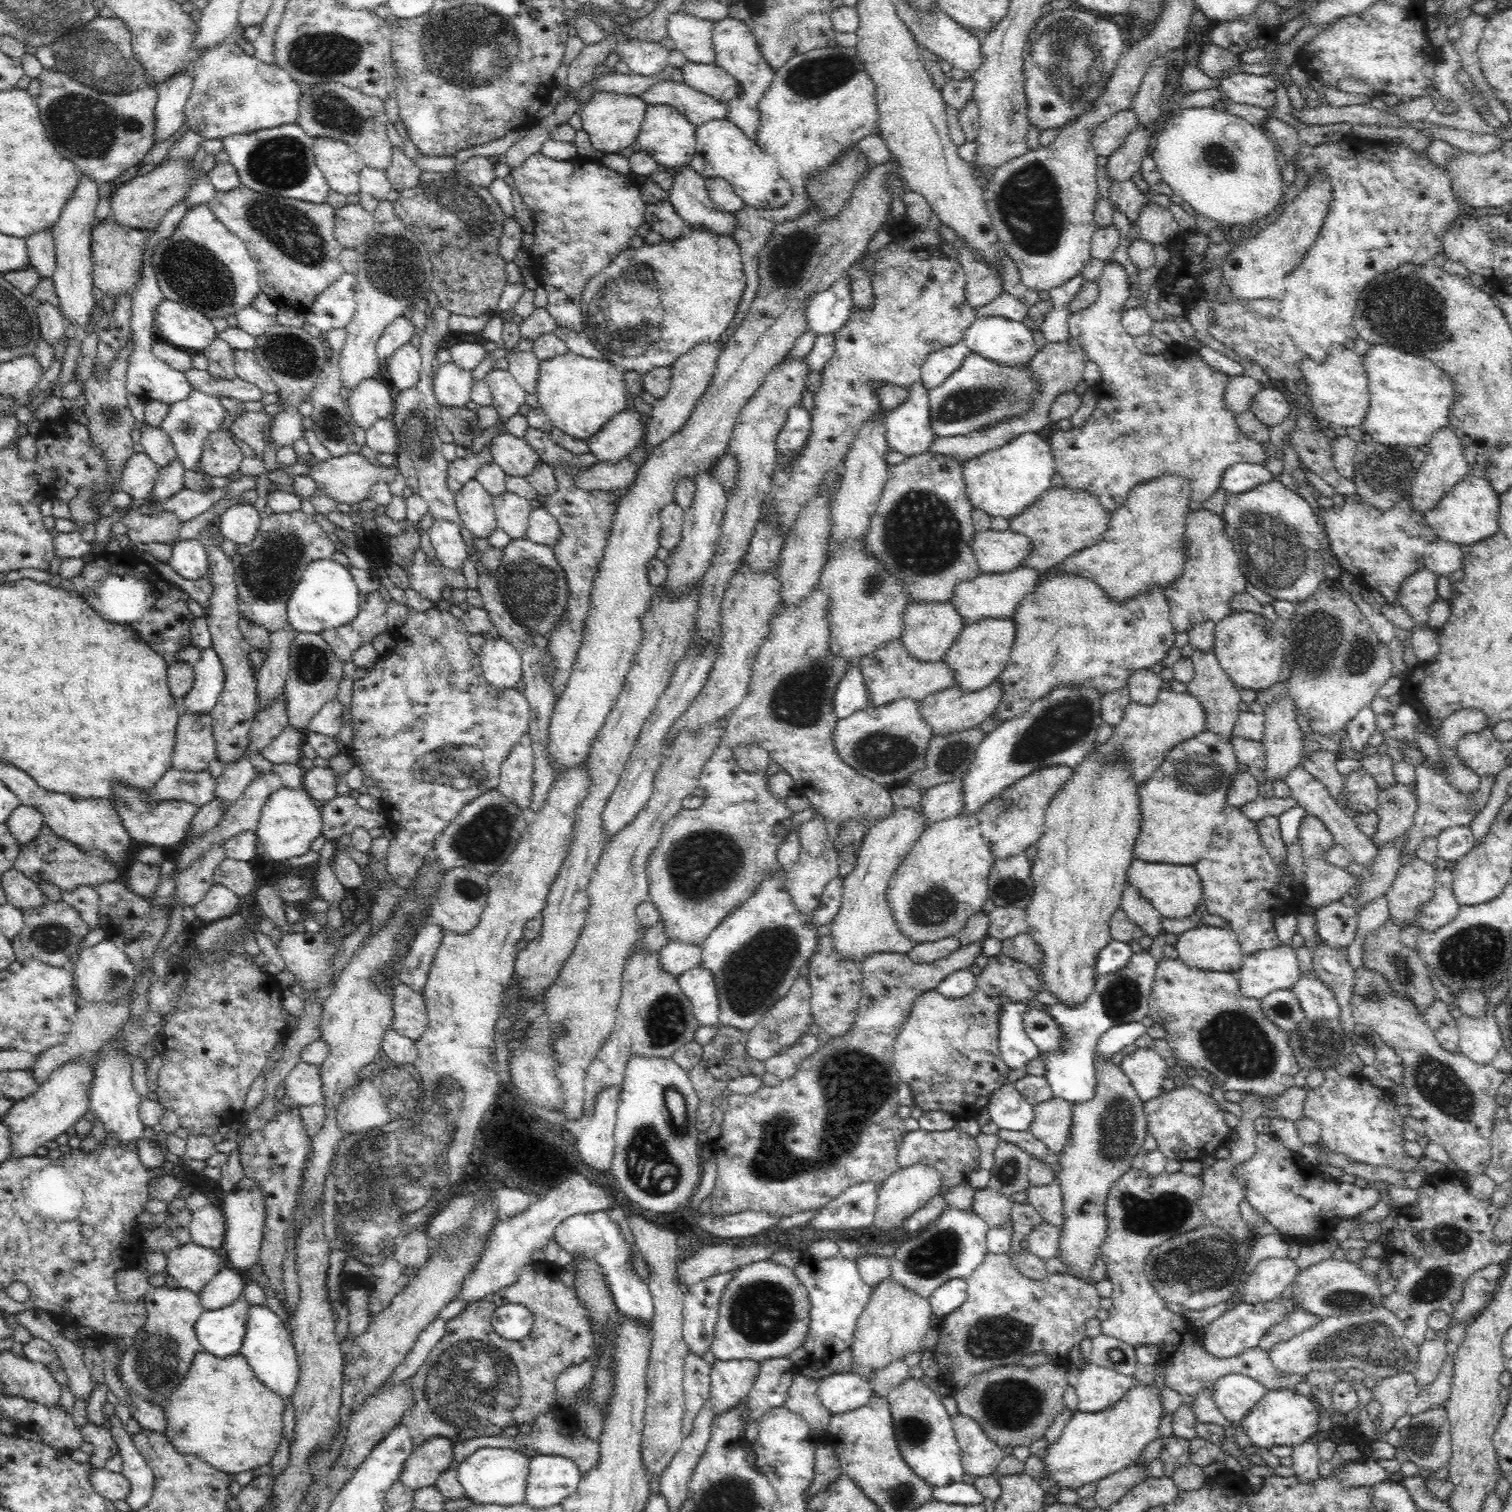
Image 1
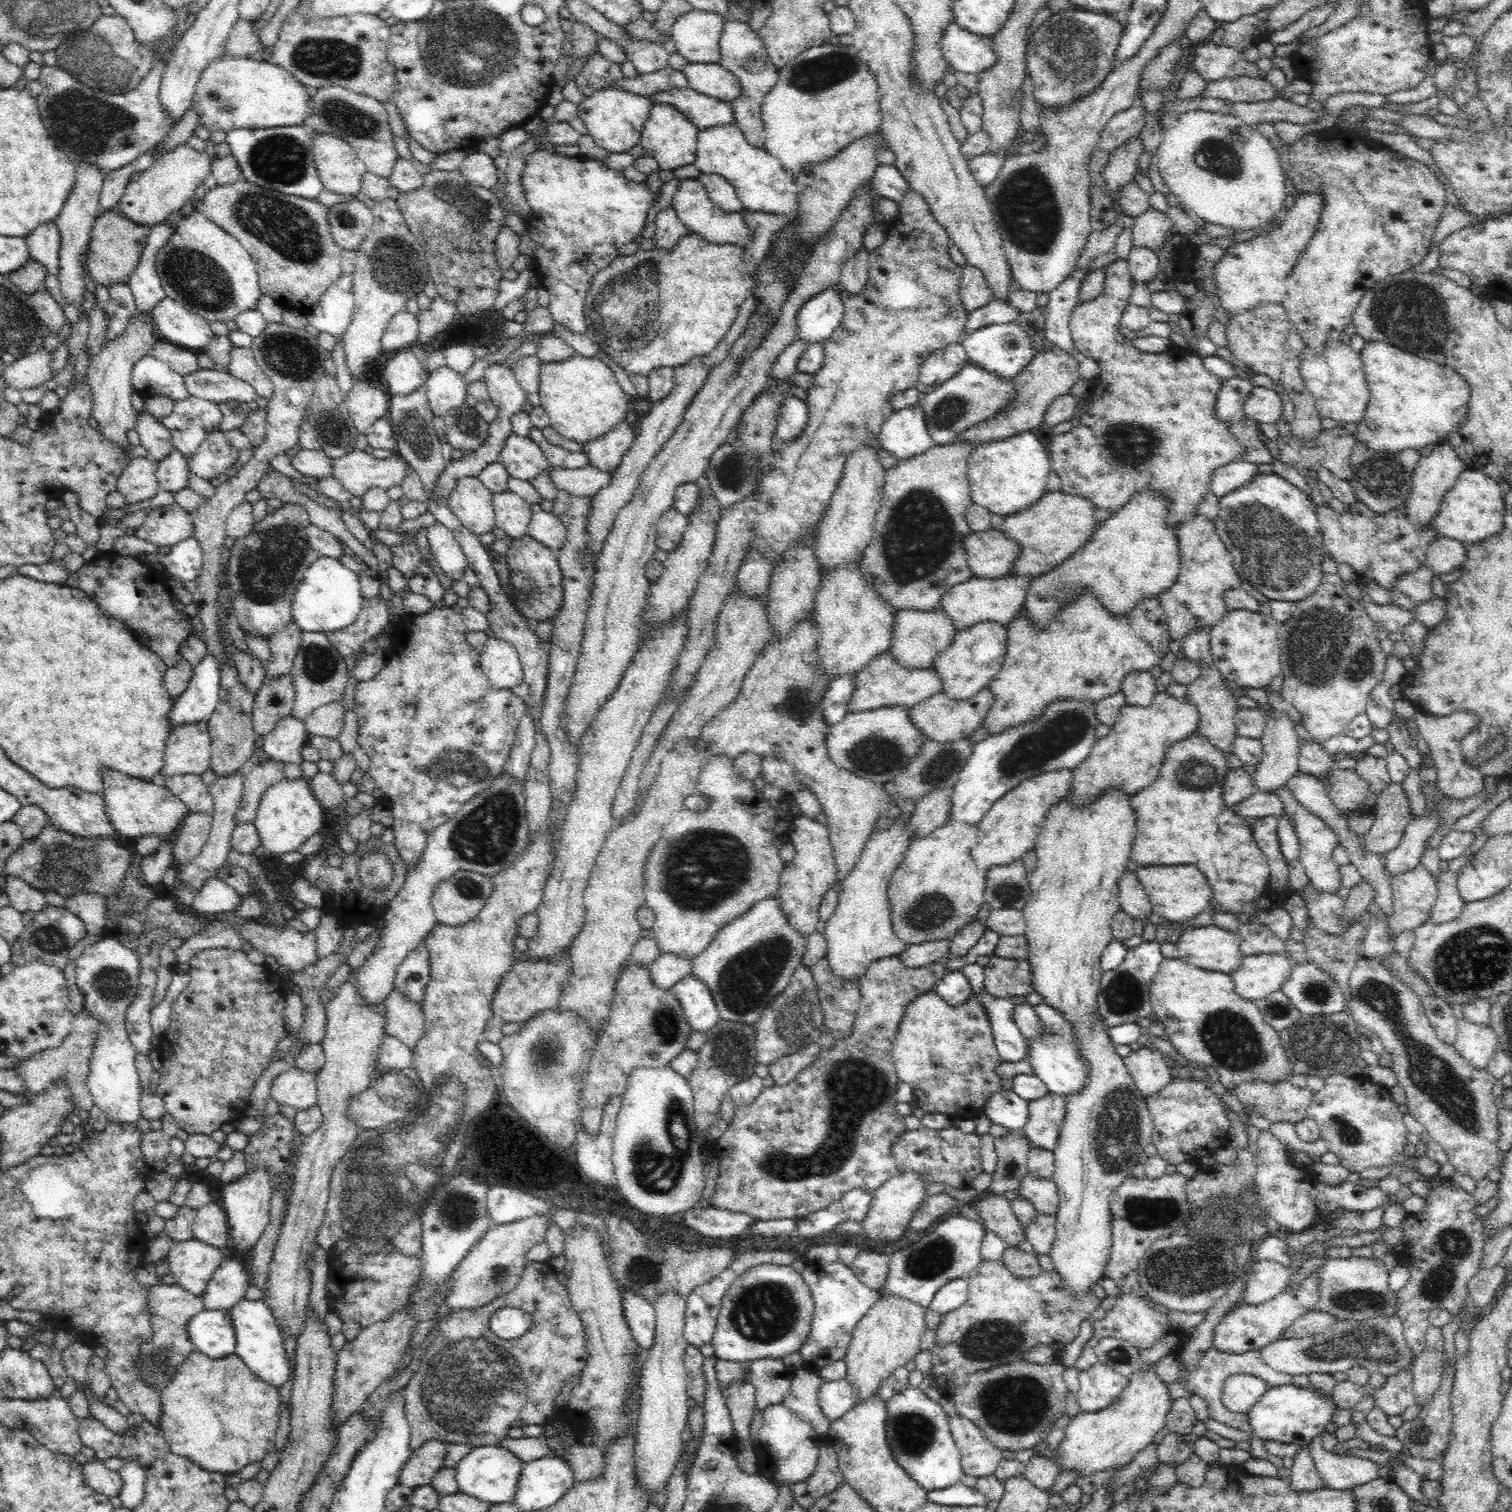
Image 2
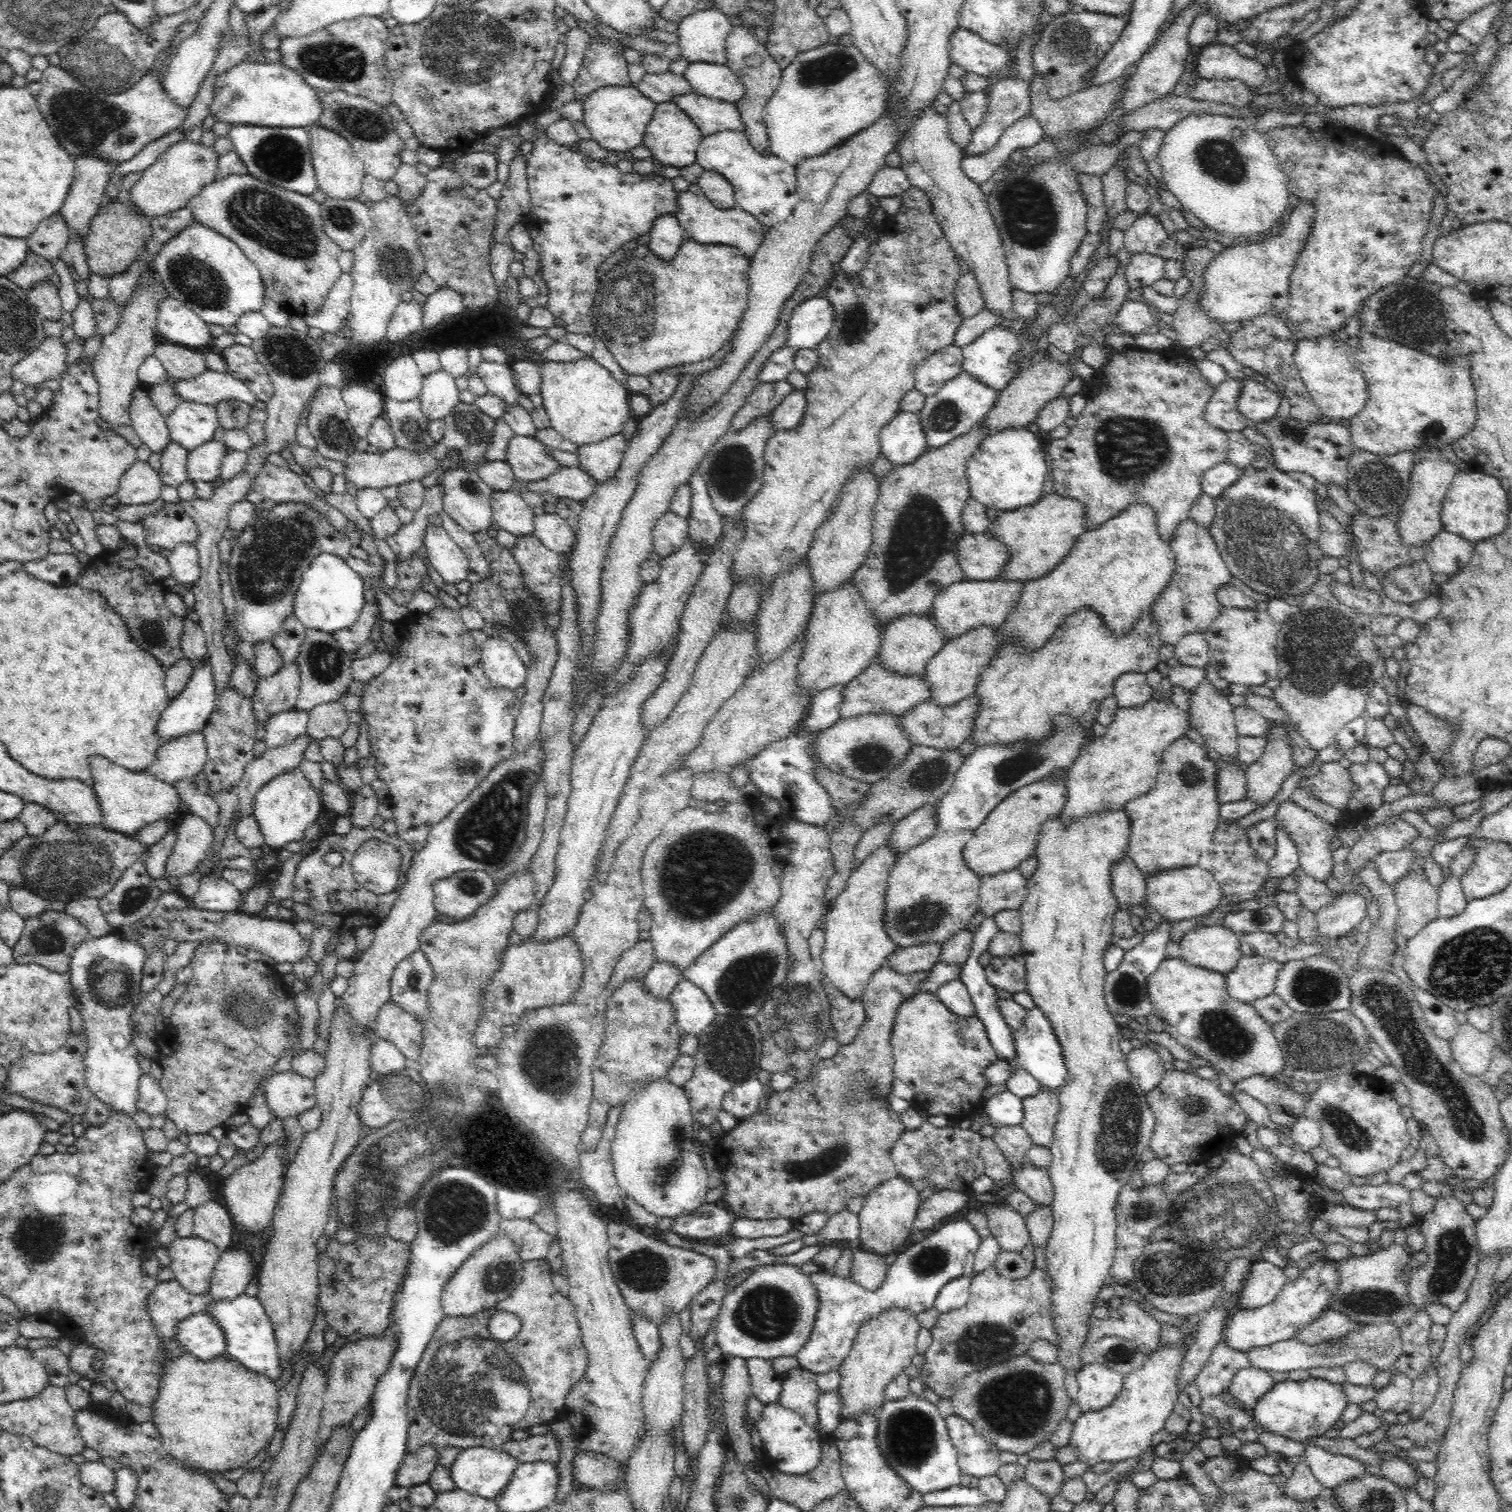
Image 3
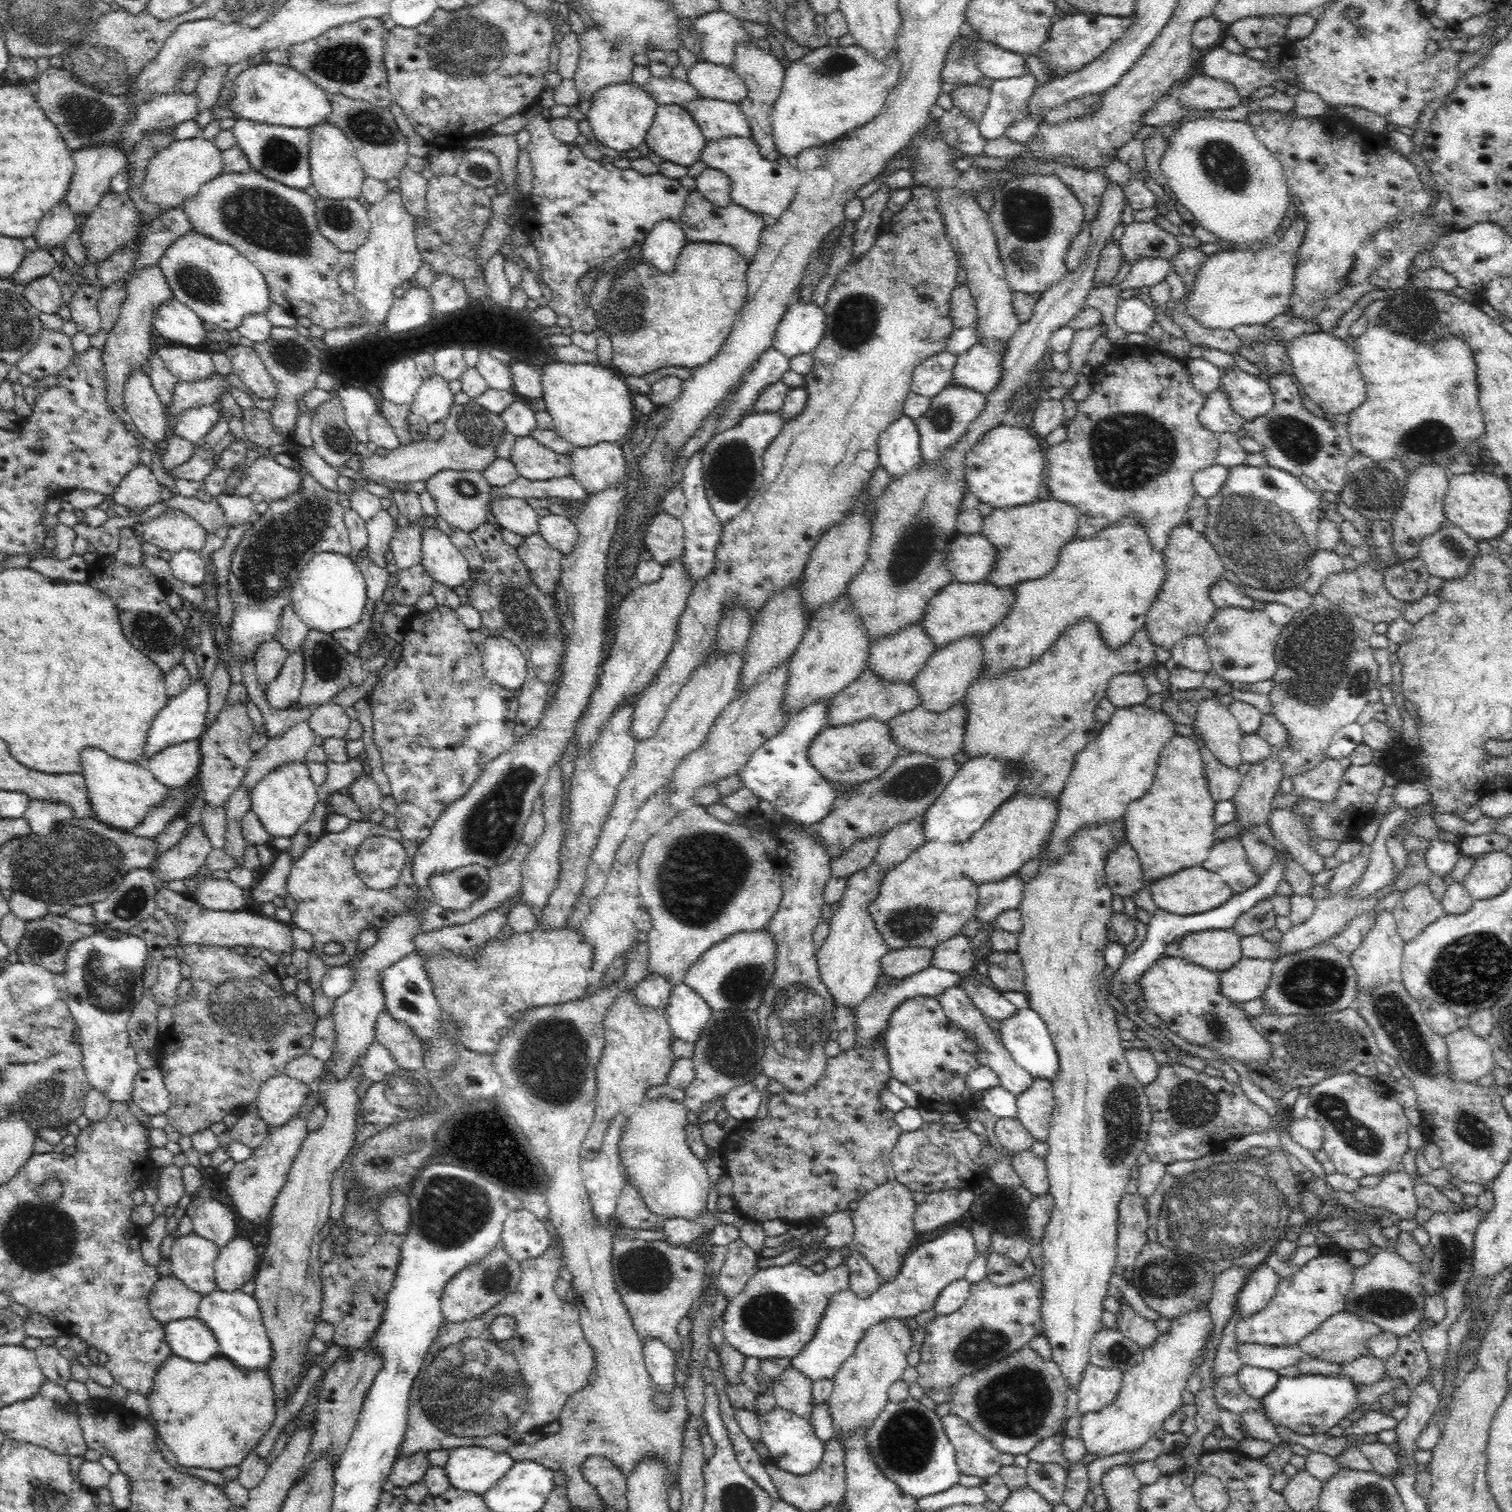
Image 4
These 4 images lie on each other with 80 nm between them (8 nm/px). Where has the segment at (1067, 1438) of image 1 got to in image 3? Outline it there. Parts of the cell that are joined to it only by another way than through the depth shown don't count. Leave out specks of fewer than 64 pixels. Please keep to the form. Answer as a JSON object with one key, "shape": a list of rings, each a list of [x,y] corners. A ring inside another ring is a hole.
{"shape":[[[1182,1317],[1178,1328],[1184,1338],[1177,1344],[1160,1346],[1145,1353],[1142,1366],[1123,1376],[1120,1394],[1106,1407],[1099,1411],[1082,1413],[1072,1426],[1070,1444],[1080,1452],[1078,1458],[1088,1466],[1098,1462],[1122,1462],[1134,1458],[1150,1446],[1150,1440],[1158,1430],[1165,1426],[1166,1419],[1173,1411],[1181,1391],[1177,1385],[1178,1373],[1187,1346],[1196,1340],[1198,1325]]]}

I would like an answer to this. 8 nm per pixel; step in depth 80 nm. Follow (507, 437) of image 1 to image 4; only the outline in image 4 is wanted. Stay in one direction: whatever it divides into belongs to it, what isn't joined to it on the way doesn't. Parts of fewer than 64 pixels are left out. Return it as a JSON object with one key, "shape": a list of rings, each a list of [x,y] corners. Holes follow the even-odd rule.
{"shape":[[[517,437],[512,458],[519,476],[534,481],[549,481],[571,475],[571,460],[566,452],[554,452],[534,438]]]}

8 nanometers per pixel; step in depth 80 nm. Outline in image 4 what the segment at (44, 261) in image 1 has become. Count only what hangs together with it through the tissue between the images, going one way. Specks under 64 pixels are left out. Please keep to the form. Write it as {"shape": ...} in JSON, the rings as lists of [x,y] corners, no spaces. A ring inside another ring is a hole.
{"shape":[[[65,199],[64,202],[56,204],[56,208],[52,208],[52,212],[46,212],[44,214],[44,220],[40,222],[38,226],[38,232],[33,234],[33,237],[38,241],[38,247],[46,249],[48,251],[53,250],[54,247],[65,247],[65,242],[70,236],[70,233],[77,231],[76,220],[72,210],[69,210],[68,201]]]}

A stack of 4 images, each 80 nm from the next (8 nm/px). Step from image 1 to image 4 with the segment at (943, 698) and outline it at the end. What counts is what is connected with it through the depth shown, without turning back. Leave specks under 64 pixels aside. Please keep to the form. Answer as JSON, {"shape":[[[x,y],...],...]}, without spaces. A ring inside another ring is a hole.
{"shape":[[[962,700],[942,713],[927,712],[922,705],[918,705],[912,711],[901,713],[887,722],[887,729],[901,753],[926,753],[939,760],[948,760],[961,752],[966,727],[967,710]]]}

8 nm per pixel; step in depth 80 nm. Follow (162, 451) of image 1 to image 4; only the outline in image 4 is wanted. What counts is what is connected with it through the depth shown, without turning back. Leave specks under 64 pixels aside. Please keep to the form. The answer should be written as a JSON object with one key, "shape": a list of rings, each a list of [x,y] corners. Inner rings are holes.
{"shape":[[[144,367],[135,369],[128,377],[124,388],[124,410],[133,423],[150,442],[164,440],[166,413],[159,394],[152,387]]]}

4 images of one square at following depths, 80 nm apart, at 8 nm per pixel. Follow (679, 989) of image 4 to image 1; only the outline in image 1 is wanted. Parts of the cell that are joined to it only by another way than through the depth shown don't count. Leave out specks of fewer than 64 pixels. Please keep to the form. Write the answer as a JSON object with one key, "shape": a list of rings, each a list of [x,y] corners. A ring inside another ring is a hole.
{"shape":[[[698,964],[683,972],[676,982],[692,1005],[692,1015],[698,1021],[698,1026],[717,1027],[721,1024],[719,994],[708,969],[702,968]]]}

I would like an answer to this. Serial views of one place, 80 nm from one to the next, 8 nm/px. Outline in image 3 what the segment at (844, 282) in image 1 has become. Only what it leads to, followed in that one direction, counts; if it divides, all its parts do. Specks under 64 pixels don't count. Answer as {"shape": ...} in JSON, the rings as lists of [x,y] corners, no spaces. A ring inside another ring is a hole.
{"shape":[[[811,297],[804,300],[788,317],[784,347],[794,352],[816,350],[832,328],[834,312],[827,298]]]}

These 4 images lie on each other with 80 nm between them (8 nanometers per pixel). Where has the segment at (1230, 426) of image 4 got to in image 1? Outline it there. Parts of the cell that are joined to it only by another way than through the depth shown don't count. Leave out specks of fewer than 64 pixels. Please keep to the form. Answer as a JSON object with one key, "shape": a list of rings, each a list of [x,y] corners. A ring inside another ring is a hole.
{"shape":[[[1248,376],[1230,377],[1222,396],[1224,409],[1234,413],[1234,416],[1242,414],[1247,410],[1248,402],[1260,388],[1260,384]]]}

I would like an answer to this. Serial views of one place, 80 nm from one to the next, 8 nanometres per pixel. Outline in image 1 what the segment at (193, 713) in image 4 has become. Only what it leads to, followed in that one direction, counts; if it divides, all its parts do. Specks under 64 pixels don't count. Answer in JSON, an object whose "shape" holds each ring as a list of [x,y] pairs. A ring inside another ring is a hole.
{"shape":[[[210,646],[201,649],[200,660],[193,666],[193,680],[188,694],[179,703],[180,714],[208,713],[212,710],[223,690],[224,673],[218,654]]]}

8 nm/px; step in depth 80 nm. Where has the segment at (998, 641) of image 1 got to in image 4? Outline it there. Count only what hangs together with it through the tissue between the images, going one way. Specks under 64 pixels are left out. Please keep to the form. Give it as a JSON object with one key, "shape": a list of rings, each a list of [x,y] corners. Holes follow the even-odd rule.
{"shape":[[[978,634],[973,637],[961,637],[952,644],[938,649],[919,670],[916,678],[910,683],[919,693],[920,705],[927,712],[942,713],[949,710],[953,704],[962,700],[973,681],[982,674],[983,668],[983,637]]]}

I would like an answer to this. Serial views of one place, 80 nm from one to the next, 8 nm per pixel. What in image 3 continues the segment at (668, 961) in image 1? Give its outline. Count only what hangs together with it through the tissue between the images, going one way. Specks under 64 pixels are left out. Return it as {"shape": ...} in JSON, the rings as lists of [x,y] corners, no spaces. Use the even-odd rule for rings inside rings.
{"shape":[[[656,961],[642,978],[642,985],[653,998],[669,1000],[673,989],[677,986],[683,974],[680,969],[668,965],[668,963],[660,963]]]}

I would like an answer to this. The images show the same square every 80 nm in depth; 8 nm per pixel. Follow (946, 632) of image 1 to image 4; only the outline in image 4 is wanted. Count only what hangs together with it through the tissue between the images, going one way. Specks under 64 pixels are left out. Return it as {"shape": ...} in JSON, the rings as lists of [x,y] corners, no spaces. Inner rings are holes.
{"shape":[[[920,622],[907,625],[897,633],[881,637],[868,648],[868,660],[866,668],[871,669],[876,676],[893,682],[910,682],[916,678],[919,670],[928,662],[935,653],[935,641],[927,635],[926,629]]]}

